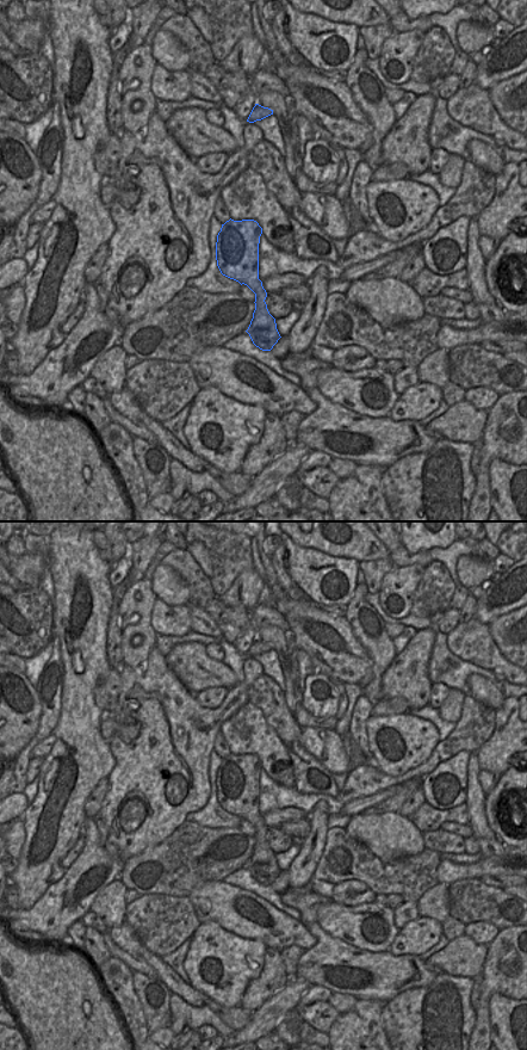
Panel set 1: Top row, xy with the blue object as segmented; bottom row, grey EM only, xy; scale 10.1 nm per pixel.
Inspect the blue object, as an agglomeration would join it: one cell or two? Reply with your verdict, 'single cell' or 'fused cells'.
single cell

